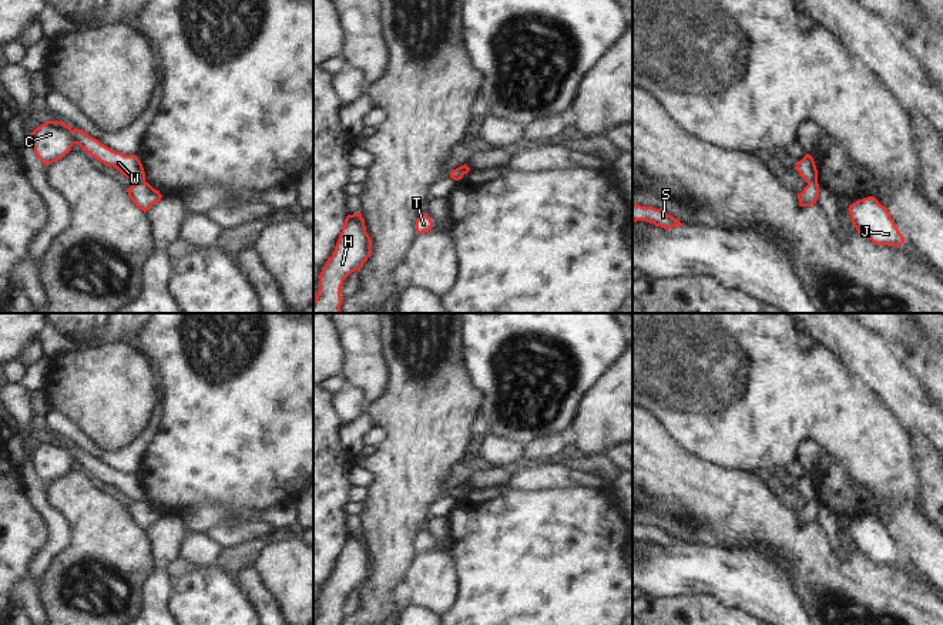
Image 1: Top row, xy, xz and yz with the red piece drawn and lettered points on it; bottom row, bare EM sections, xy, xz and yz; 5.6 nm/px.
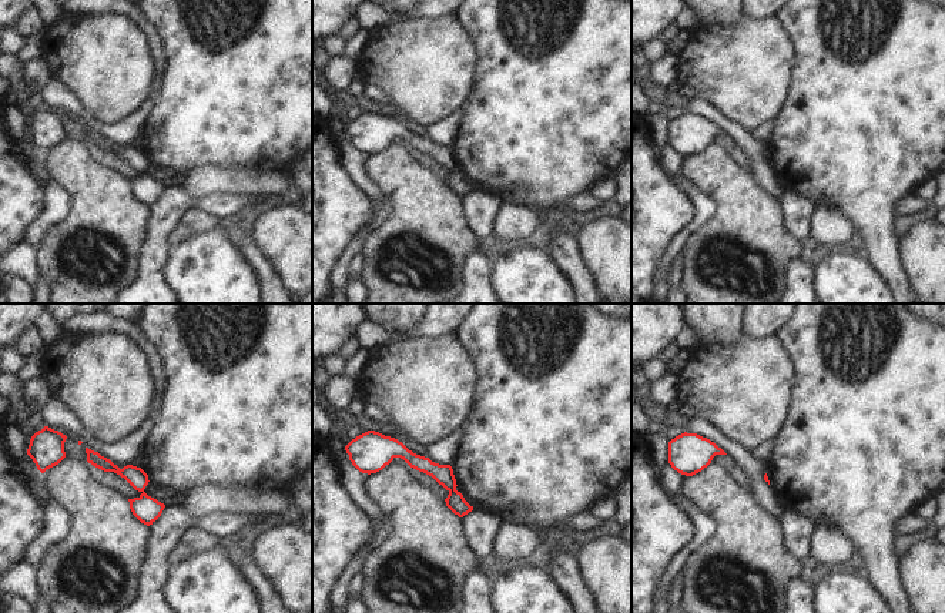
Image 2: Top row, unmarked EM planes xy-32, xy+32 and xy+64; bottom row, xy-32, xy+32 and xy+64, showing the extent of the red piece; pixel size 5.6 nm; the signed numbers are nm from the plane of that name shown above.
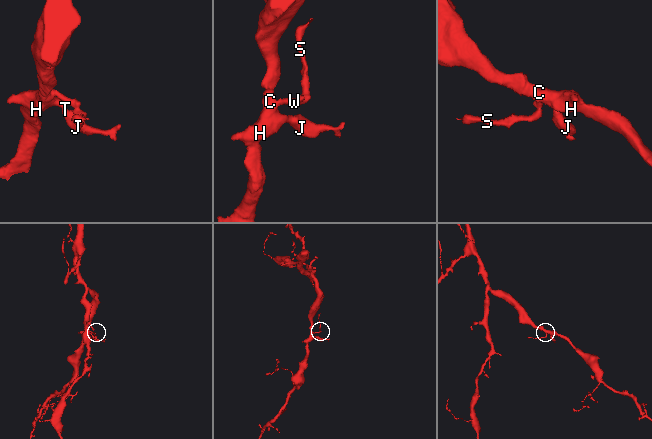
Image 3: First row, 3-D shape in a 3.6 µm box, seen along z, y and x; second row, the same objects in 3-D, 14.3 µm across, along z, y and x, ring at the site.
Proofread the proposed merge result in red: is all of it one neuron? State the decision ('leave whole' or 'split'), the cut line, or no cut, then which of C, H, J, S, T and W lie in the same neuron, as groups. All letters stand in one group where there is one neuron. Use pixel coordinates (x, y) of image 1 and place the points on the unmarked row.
split; cut in xy along (144, 499), (133, 501); C H J T W / S

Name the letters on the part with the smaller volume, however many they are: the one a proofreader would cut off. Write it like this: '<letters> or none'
S

